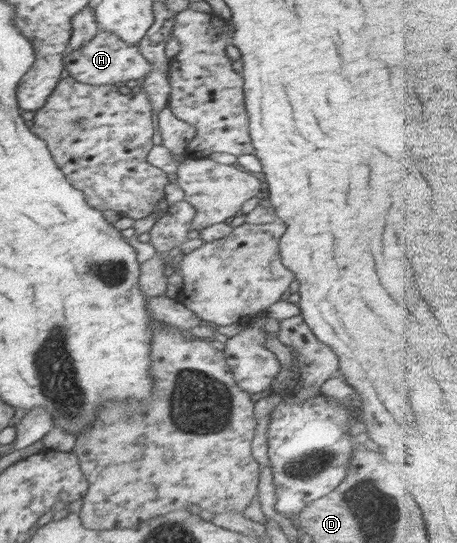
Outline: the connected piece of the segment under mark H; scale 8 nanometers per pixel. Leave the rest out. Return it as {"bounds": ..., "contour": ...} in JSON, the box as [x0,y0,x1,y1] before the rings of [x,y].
{"bounds":[63,31,153,85],"contour":[[[104,31],[94,34],[93,39],[82,48],[66,51],[63,62],[68,66],[68,74],[78,82],[87,85],[114,85],[116,82],[134,83],[153,71],[153,64],[142,56],[138,44],[126,44],[112,33]]]}

